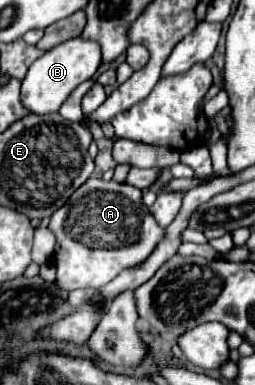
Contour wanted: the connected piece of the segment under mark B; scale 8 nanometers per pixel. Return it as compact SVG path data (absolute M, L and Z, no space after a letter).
M81 36L71 38L69 42L63 42L51 50L47 50L41 58L37 58L27 76L23 78L21 84L21 98L23 104L37 114L49 114L49 112L57 112L61 108L61 104L65 102L65 98L85 80L89 80L97 68L101 66L101 48L97 42L93 40L85 40Z

